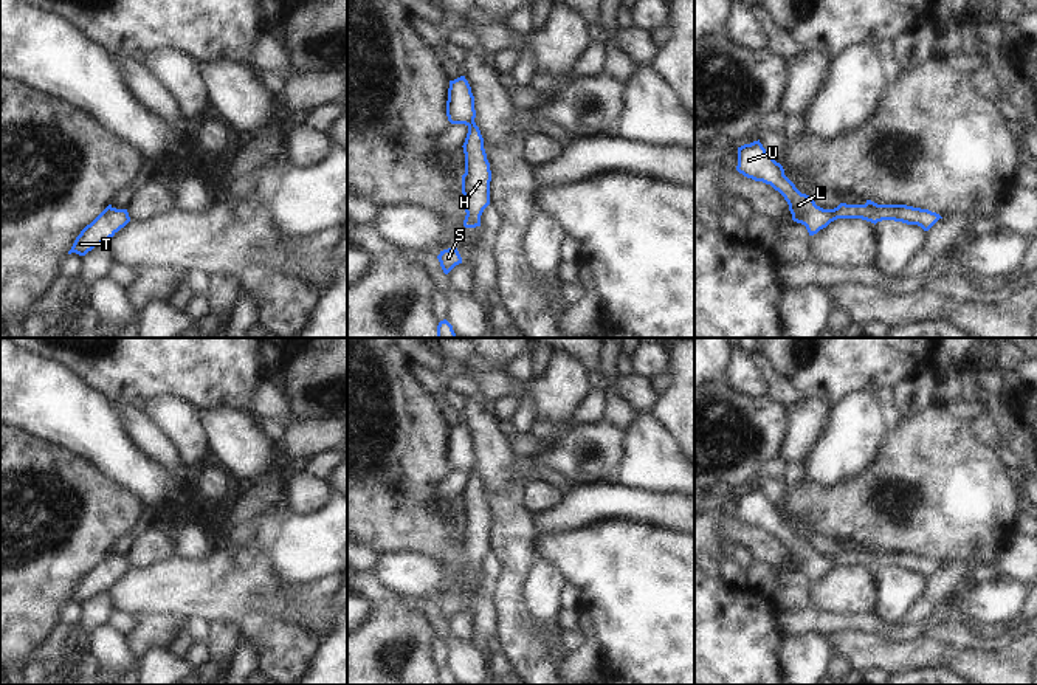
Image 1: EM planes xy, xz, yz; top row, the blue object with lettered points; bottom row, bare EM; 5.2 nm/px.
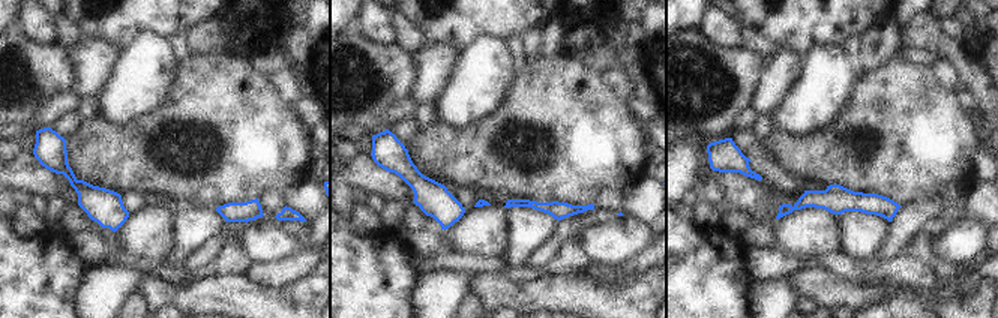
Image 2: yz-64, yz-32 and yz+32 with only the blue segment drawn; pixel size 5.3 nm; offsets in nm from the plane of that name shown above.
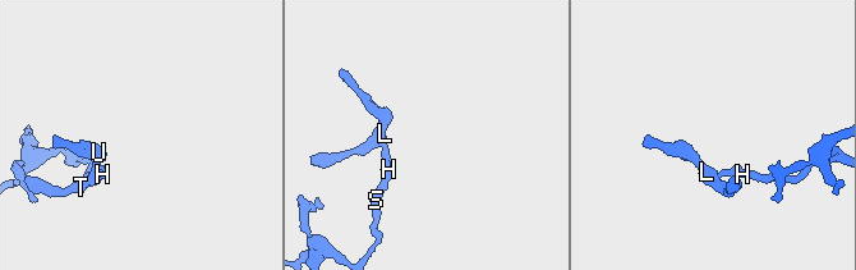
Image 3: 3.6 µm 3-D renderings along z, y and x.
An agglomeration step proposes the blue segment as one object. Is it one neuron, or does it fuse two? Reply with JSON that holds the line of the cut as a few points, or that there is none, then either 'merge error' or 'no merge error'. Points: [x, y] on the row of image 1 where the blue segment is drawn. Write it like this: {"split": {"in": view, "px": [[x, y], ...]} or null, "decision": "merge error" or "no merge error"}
{"split": null, "decision": "no merge error"}

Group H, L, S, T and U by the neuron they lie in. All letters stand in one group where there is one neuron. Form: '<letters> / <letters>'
H L S T U

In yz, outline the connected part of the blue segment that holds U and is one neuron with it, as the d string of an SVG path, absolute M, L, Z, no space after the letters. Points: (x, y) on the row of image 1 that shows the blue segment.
M758 141L738 147L736 170L747 178L770 184L789 205L792 220L806 226L809 236L817 234L837 219L862 219L871 223L894 220L907 225L918 225L928 231L939 219L939 214L928 209L907 205L877 205L866 200L865 205L840 203L834 209L823 209L815 201L801 194L784 175L784 169L777 163Z

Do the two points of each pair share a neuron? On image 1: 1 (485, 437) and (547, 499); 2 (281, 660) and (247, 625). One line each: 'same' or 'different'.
1: different
2: same

